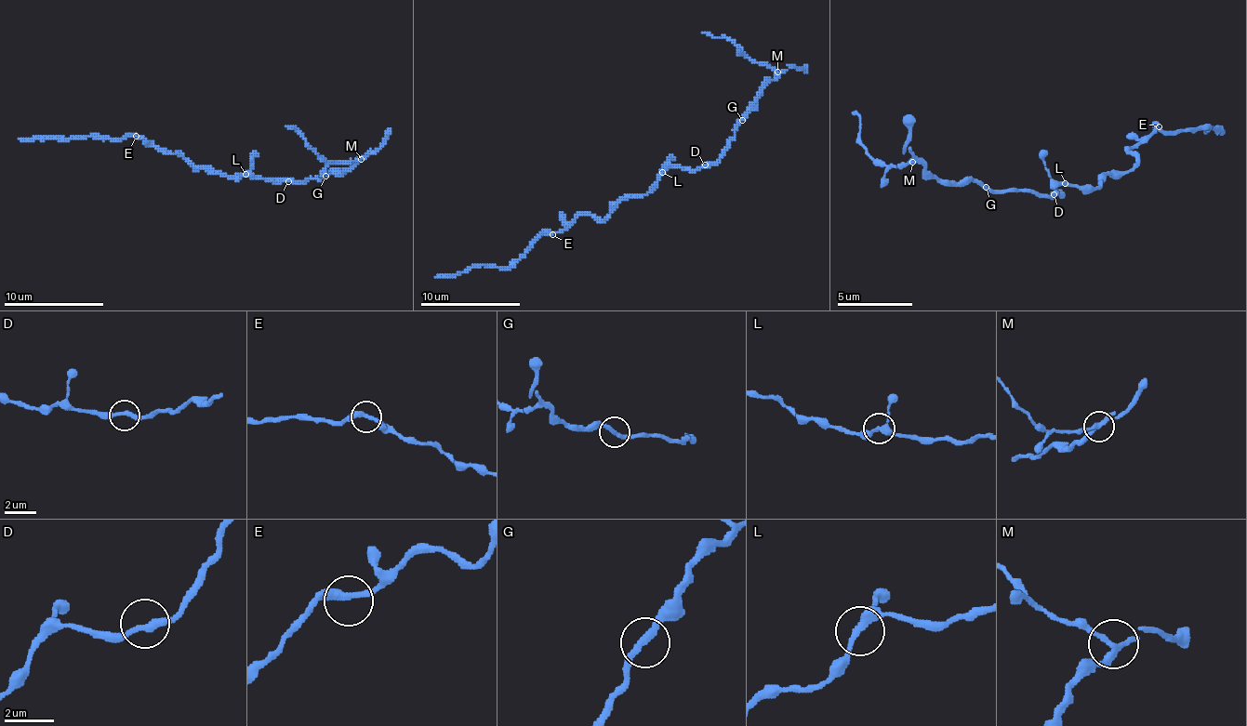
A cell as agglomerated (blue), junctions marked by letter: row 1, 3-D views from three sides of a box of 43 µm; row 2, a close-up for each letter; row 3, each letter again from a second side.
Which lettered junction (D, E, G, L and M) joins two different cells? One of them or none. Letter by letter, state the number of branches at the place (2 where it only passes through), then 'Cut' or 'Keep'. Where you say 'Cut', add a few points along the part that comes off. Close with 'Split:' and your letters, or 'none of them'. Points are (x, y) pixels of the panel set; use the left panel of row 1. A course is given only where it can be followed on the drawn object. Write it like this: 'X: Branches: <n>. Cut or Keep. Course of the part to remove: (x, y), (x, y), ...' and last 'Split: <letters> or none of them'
D: Branches: 2. Keep
E: Branches: 2. Keep
G: Branches: 2. Keep
L: Branches: 3. Keep
M: Branches: 3. Cut. Course of the part to remove: (361, 159), (325, 161), (296, 131), (285, 126)
Split: M

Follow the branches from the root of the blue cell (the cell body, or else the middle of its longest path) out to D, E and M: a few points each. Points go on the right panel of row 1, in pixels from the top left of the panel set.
D: (1068, 187), (1057, 187), (1057, 191), (1061, 191), (1054, 194)
E: (1068, 187), (1098, 187), (1110, 176), (1121, 176), (1136, 161), (1129, 152), (1159, 126)
M: (1068, 187), (1057, 187), (1061, 194), (1039, 194), (1034, 191), (986, 191), (978, 183), (944, 183), (913, 161)

